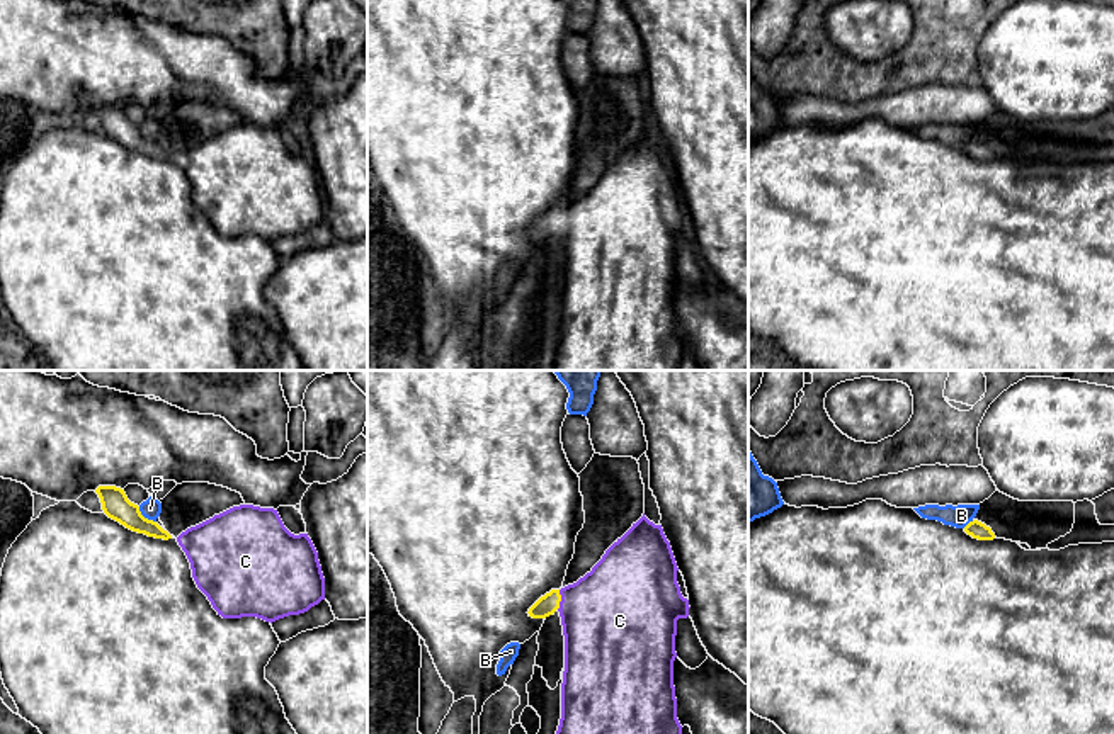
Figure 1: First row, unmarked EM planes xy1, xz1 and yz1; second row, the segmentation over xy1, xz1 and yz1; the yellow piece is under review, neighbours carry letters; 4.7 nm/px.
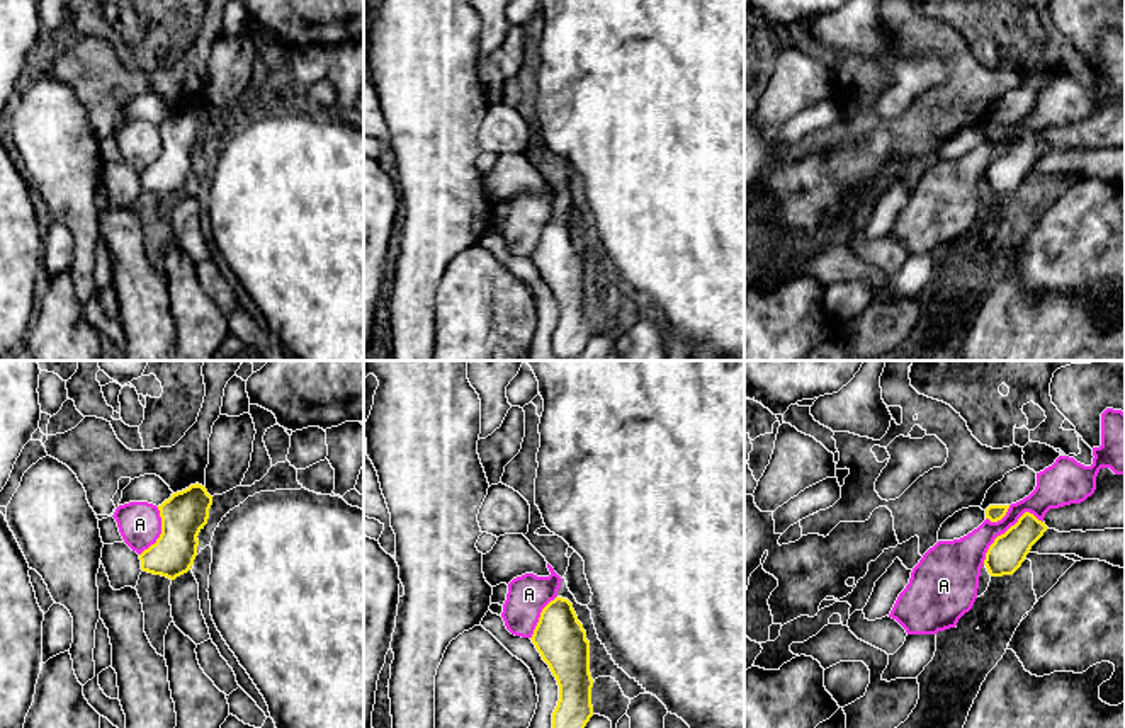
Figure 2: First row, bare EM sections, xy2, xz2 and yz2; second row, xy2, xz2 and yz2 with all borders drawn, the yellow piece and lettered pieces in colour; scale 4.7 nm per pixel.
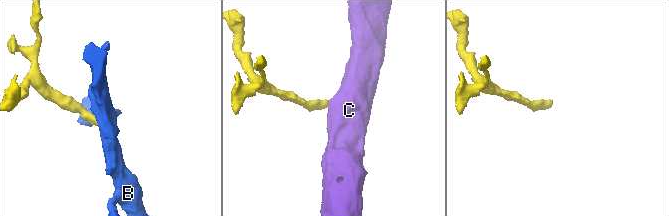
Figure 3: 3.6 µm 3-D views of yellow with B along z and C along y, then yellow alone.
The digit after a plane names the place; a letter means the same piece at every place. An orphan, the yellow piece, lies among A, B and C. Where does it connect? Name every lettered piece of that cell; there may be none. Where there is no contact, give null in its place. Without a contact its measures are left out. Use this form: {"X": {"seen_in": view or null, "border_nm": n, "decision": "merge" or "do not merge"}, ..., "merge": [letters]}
{"A": {"seen_in": "yz2", "border_nm": 360, "decision": "do not merge"}, "B": {"seen_in": "xy1", "border_nm": 120, "decision": "do not merge"}, "C": {"seen_in": "xz1", "border_nm": 100, "decision": "merge"}, "merge": ["C"]}

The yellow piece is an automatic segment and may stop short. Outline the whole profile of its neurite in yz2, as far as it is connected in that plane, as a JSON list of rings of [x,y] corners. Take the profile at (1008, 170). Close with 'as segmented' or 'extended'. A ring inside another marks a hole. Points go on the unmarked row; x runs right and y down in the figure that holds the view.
[[[1025,131],[1015,145],[998,155],[989,165],[984,179],[989,194],[1013,194],[1047,148],[1045,141]]]; as segmented

